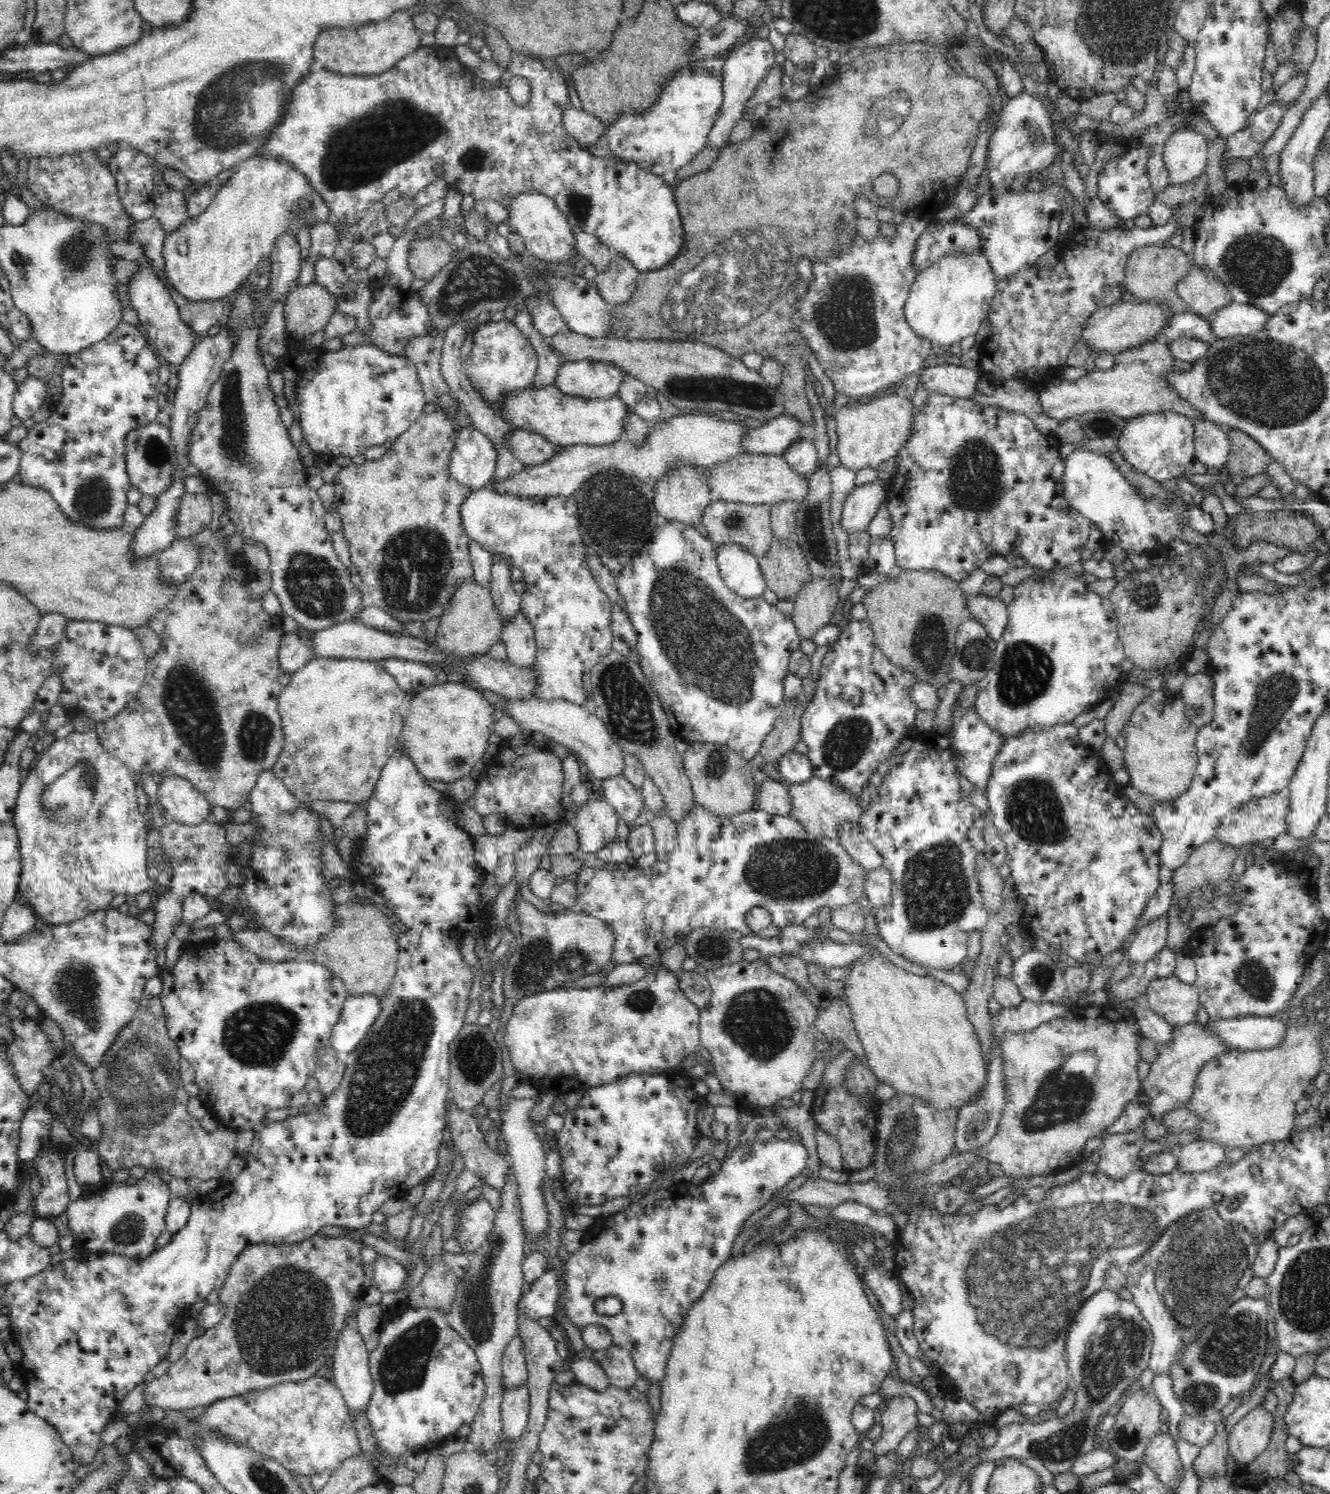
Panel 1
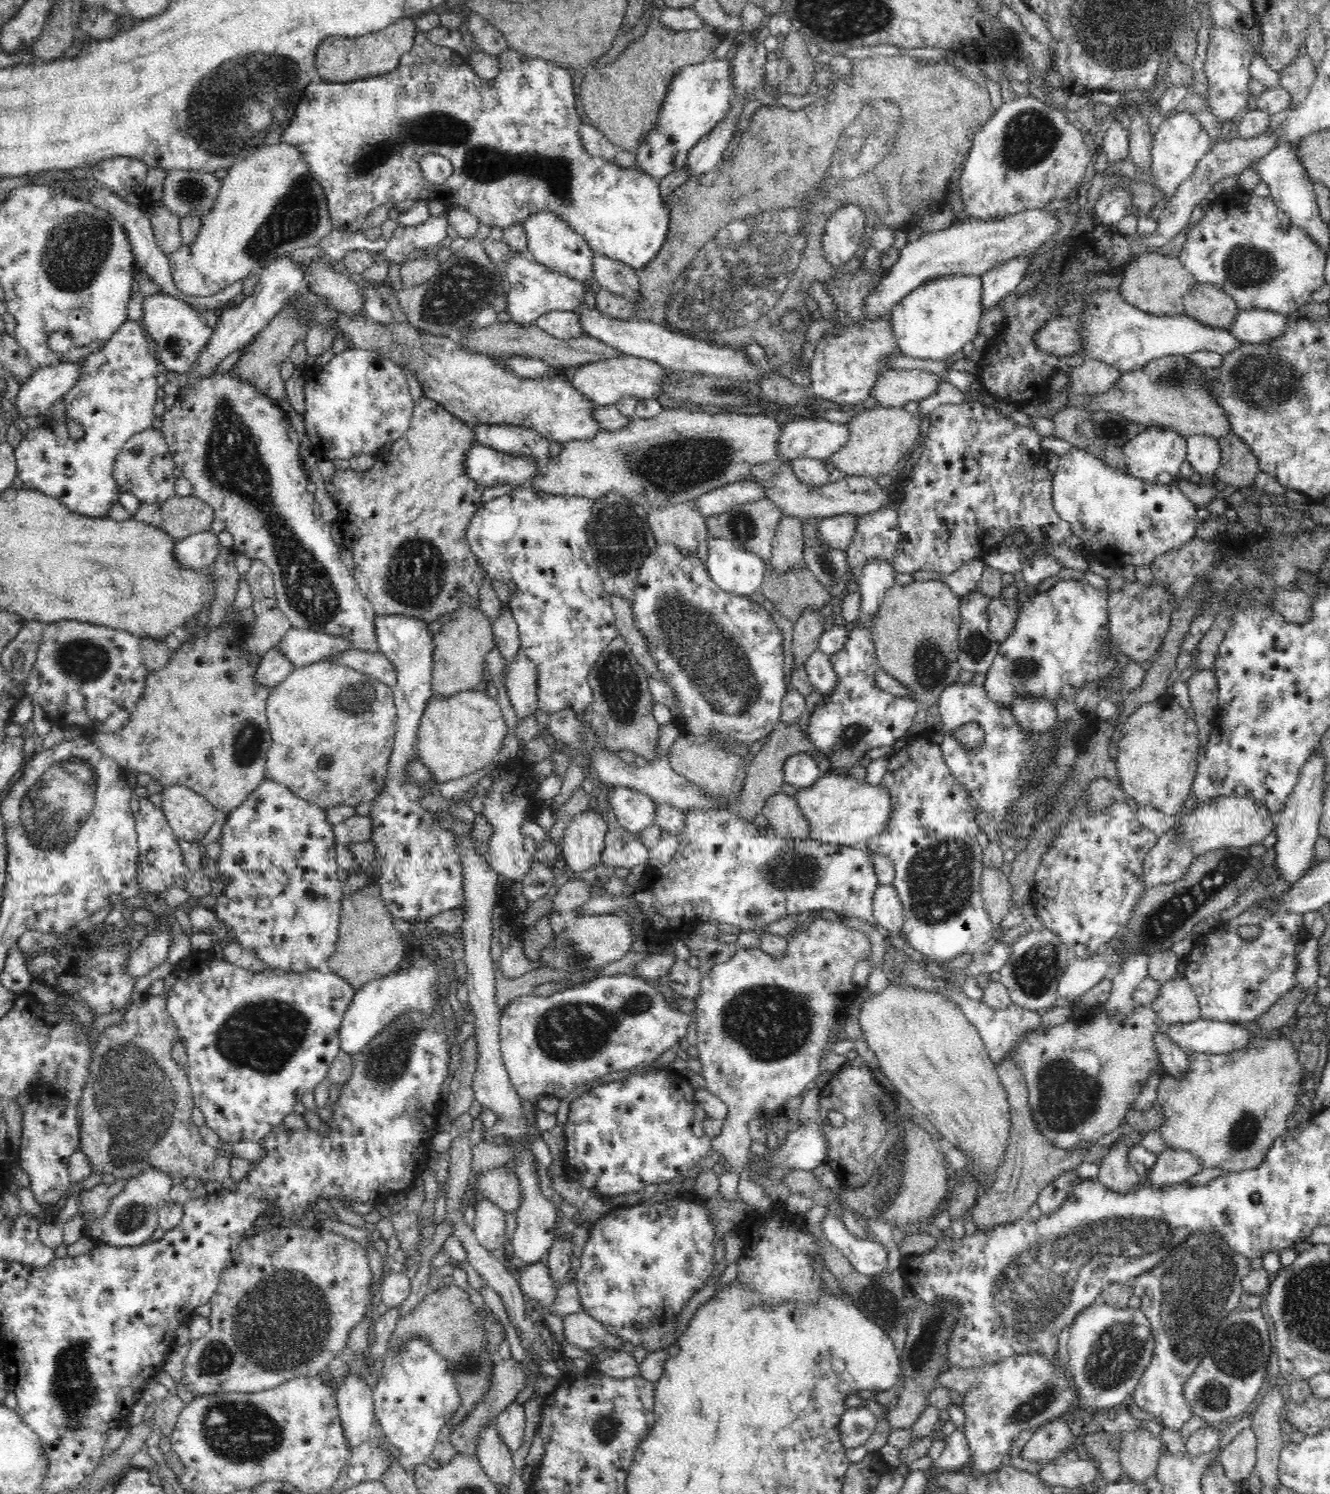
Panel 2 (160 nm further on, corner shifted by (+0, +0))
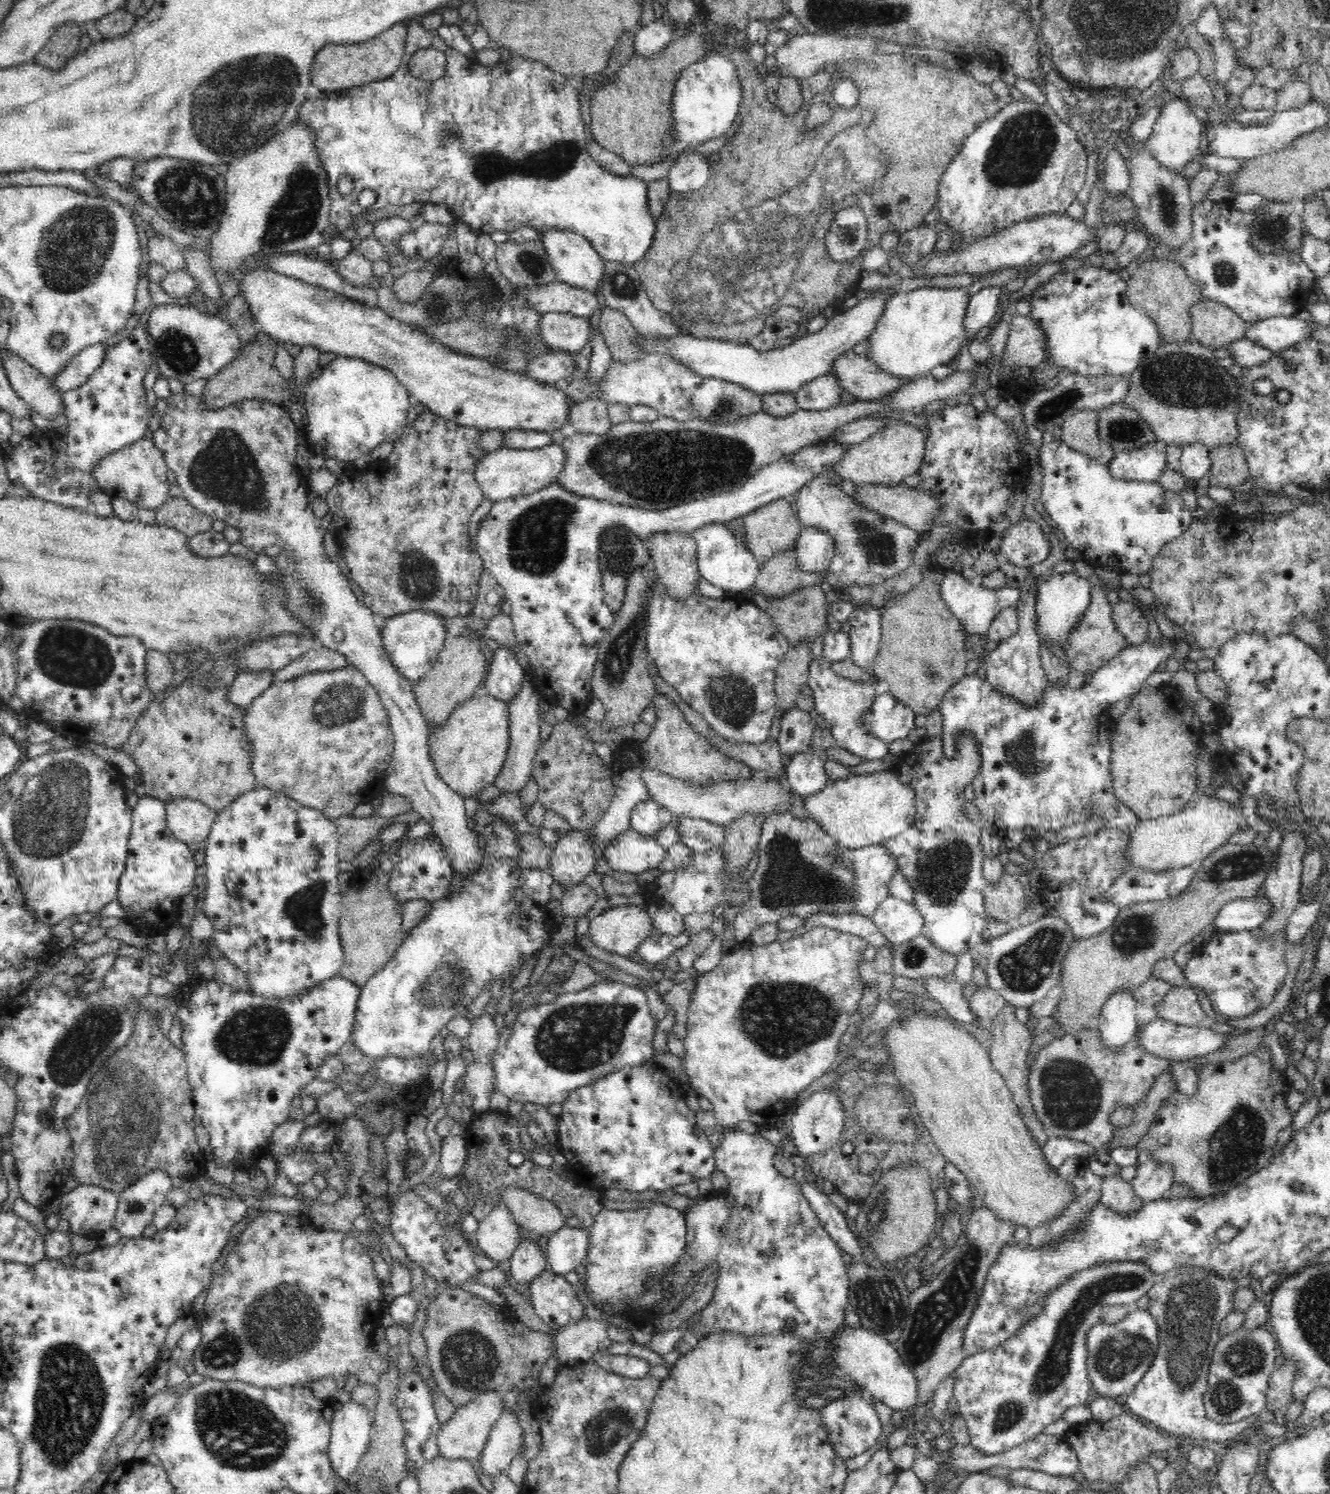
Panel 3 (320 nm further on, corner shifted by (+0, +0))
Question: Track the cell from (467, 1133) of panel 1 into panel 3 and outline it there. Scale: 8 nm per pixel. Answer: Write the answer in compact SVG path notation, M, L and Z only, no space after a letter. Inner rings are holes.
M513 1184L501 1188L501 1201L520 1226L545 1240L566 1225L554 1203Z

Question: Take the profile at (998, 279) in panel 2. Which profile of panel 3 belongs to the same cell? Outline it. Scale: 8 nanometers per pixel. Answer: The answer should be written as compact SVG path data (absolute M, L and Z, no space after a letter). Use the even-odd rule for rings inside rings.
M988 286L970 296L970 304L964 316L964 330L969 342L987 331L987 327L999 316L1000 287Z

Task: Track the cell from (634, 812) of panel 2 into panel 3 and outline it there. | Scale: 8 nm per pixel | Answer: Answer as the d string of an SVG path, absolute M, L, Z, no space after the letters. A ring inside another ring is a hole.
M652 799L638 803L630 812L631 828L639 833L655 837L673 817L673 814Z

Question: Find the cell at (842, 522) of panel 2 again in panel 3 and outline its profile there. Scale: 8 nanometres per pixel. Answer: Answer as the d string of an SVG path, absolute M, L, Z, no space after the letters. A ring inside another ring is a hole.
M819 528L801 529L795 559L802 572L825 572L835 553L834 539Z

